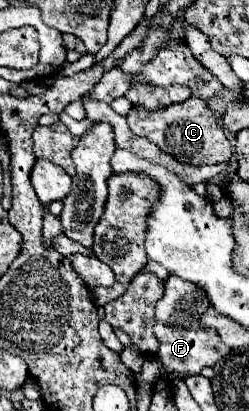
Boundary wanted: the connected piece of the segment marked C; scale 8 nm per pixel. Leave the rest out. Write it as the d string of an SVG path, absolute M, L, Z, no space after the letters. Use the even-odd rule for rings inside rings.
M189 98L181 104L171 104L157 112L143 112L143 110L131 108L131 112L127 114L127 124L133 134L151 140L165 154L173 156L179 162L187 162L193 166L223 164L233 154L231 144L225 138L223 130L217 126L213 112L209 110L209 106L203 100L197 100L197 98Z

